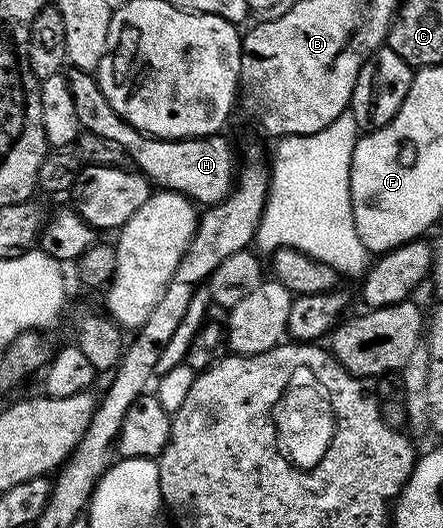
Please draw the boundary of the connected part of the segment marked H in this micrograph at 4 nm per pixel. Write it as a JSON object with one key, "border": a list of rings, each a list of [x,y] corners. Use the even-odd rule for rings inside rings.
{"border":[[[70,66],[67,78],[81,130],[119,145],[119,149],[127,153],[129,163],[154,188],[174,191],[197,205],[212,205],[227,198],[235,182],[235,159],[233,163],[233,147],[224,139],[224,134],[197,135],[193,139],[160,139],[158,135],[146,135],[111,109],[111,101],[103,97],[94,72]]]}

